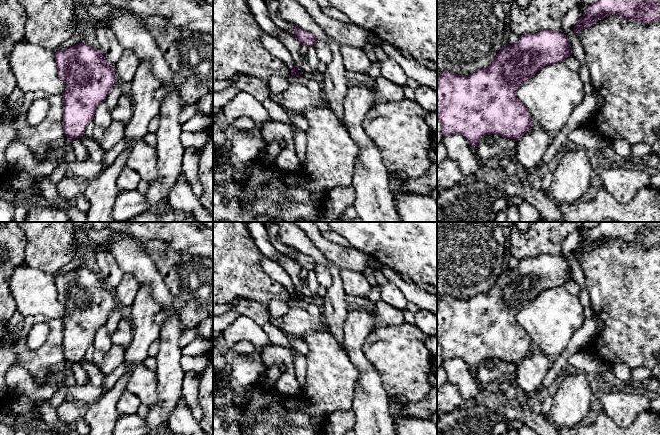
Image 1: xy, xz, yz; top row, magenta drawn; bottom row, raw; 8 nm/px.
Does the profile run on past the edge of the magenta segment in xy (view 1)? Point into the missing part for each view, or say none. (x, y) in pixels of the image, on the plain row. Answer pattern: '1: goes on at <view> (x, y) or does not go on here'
1: does not go on here

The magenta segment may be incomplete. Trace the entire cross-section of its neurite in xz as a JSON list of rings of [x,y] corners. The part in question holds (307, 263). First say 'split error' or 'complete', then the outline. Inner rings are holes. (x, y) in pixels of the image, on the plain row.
complete | [[[295,250],[295,254],[292,258],[295,260],[301,267],[303,271],[315,271],[317,262],[310,256],[302,254],[301,252]]]

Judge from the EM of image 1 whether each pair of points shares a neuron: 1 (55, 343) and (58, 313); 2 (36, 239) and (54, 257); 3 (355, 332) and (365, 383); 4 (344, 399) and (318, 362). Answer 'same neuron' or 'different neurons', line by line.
1: different neurons
2: same neuron
3: same neuron
4: same neuron

